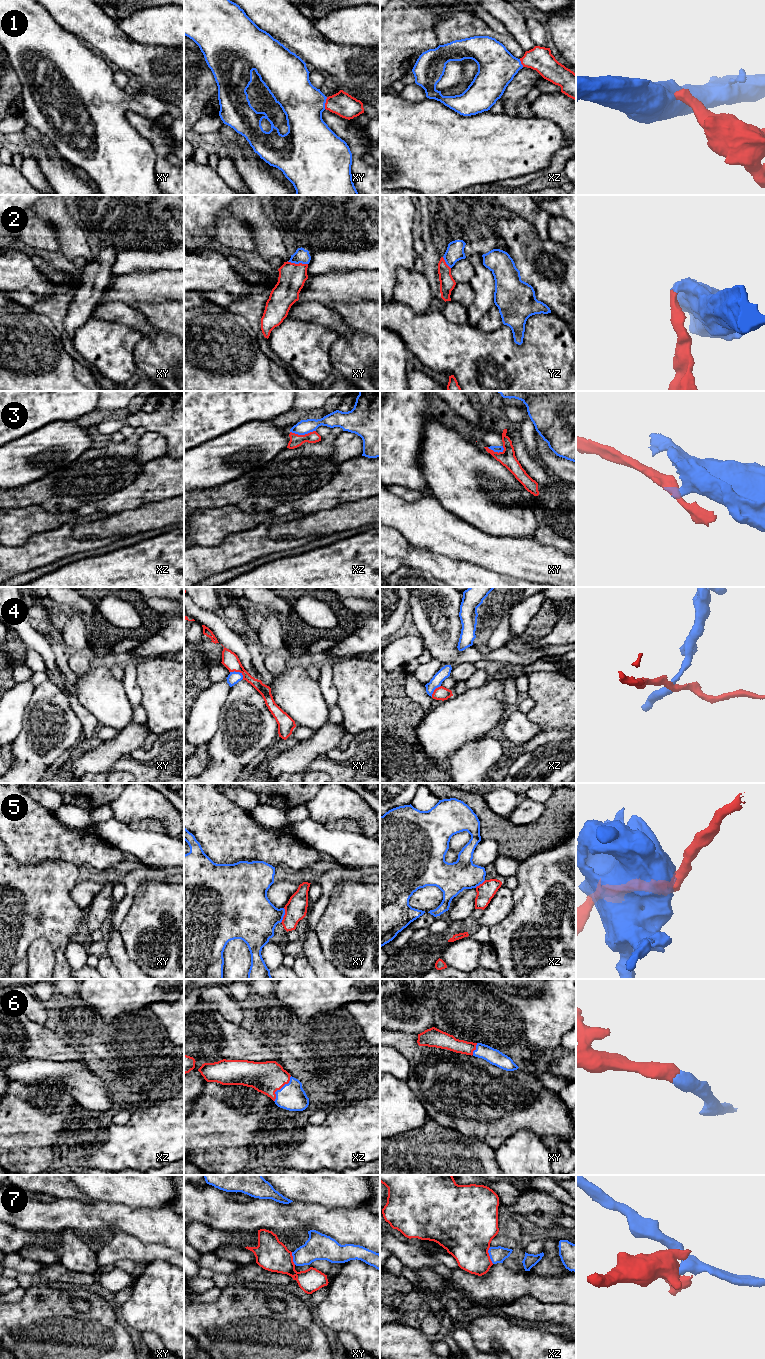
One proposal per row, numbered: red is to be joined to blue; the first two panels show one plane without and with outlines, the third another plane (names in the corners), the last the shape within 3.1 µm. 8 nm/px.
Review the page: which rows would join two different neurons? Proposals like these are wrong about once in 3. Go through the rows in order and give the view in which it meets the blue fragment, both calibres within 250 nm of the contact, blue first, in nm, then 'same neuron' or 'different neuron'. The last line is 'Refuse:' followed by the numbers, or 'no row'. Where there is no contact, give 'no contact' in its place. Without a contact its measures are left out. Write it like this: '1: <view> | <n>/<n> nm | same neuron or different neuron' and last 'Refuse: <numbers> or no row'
1: xy | 320/190 nm | same neuron
2: xy | 120/220 nm | same neuron
3: xz | 120/100 nm | different neuron
4: xy | 100/140 nm | different neuron
5: xy | 380/180 nm | different neuron
6: xz | 220/260 nm | same neuron
7: xz | 130/400 nm | different neuron
Refuse: 3, 4, 5, 7

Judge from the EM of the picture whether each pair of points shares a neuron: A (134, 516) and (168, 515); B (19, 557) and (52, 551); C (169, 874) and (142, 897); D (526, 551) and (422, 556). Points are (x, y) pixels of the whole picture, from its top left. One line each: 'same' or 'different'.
A: same
B: same
C: different
D: different

